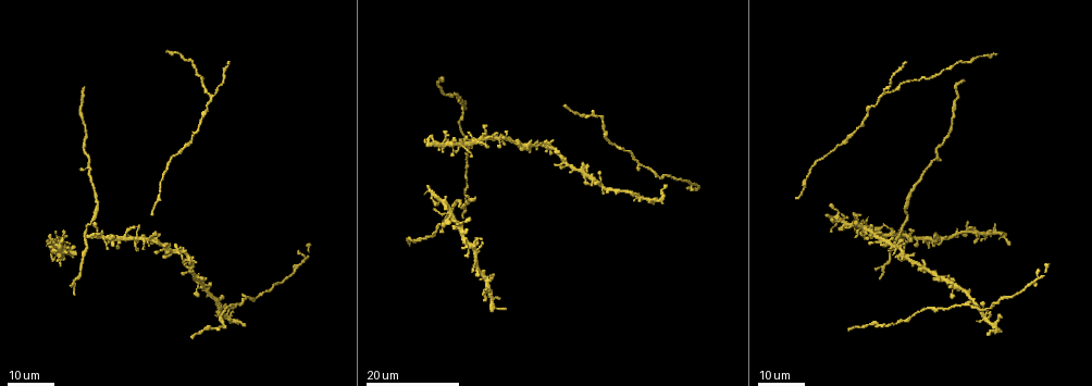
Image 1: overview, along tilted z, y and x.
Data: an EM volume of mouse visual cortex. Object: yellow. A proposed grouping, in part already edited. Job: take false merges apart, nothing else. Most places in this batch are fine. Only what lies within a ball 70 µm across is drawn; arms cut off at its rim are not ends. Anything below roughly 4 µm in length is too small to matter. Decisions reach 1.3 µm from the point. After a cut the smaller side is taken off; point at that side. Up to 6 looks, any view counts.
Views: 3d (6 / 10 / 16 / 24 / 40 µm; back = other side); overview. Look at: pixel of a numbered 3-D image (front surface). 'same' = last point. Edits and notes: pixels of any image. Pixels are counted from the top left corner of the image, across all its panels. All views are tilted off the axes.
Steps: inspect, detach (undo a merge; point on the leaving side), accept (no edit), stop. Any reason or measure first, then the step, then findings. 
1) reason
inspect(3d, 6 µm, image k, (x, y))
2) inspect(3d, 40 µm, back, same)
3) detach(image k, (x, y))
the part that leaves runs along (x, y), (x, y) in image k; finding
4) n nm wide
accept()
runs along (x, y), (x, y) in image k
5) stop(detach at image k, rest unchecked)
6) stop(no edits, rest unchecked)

inspect(3d, 16 µm, image 1, (642, 164))

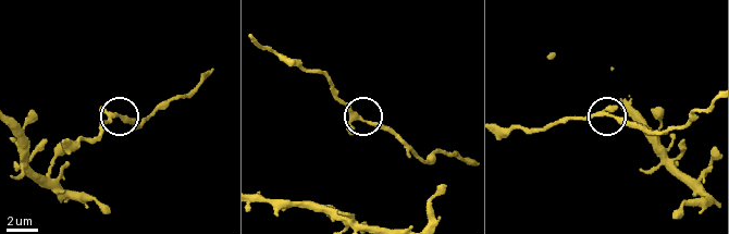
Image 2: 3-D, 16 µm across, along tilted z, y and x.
inspect(3d, 6 µm, image 2, (605, 114))

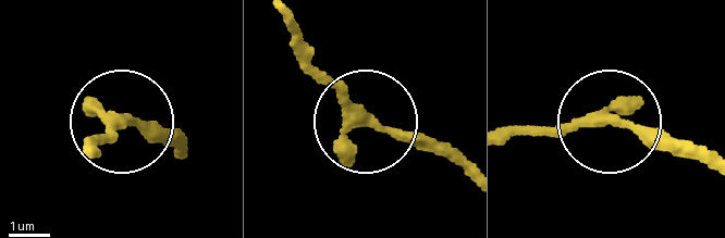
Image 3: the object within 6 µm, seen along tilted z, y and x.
accept()
one neuron here

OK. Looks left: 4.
arms part here
inspect(3d, 24 µm, image 1, (841, 219))

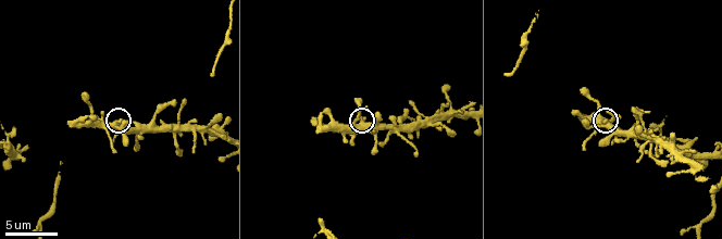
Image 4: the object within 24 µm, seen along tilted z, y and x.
inspect(3d, 6 µm, image 4, (362, 125))

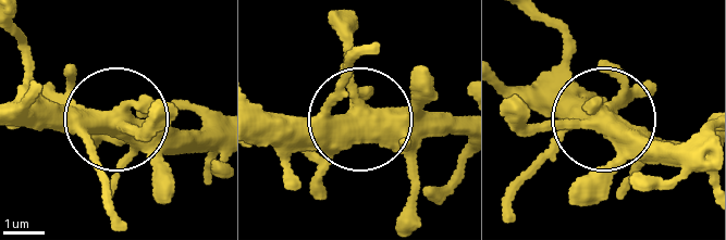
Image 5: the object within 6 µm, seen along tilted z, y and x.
430 nm wide
accept()
runs along (460, 126), (357, 118), (282, 130) in image 5; one neuron here

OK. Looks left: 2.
four arms meet
inspect(3d, 6 µm, image 4, (153, 121))

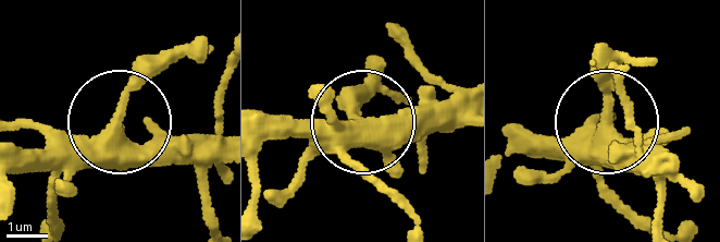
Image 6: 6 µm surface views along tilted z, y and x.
other side
inspect(3d, 6 µm, back, image 6, (610, 125))

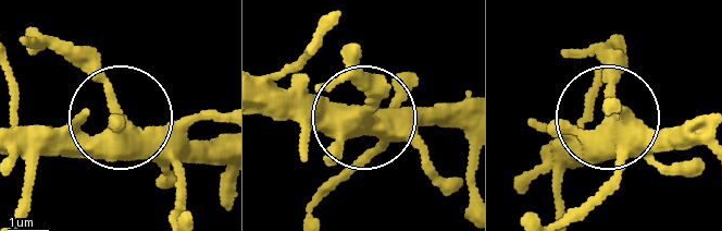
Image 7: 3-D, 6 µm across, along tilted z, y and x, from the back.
4 arms
accept()
one neuron here

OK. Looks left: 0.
stop(no edits, rest unchecked)

